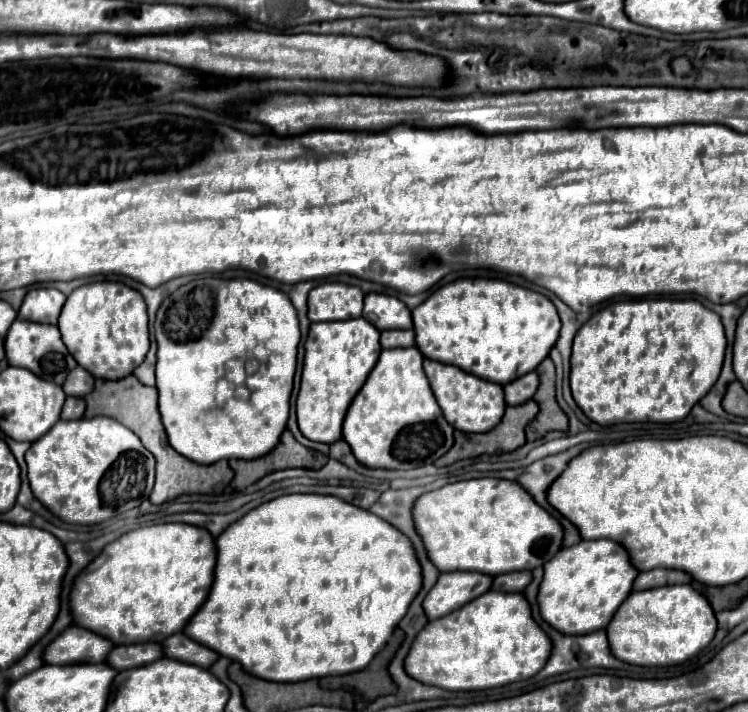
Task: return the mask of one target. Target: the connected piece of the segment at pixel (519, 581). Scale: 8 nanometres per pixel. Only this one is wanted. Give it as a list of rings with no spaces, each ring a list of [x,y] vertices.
[[[510,572],[494,578],[492,590],[504,590],[504,592],[522,592],[528,582],[532,580],[530,572]]]

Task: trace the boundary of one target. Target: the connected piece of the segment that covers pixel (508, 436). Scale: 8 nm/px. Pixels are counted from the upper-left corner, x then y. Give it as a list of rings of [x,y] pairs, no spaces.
[[[528,400],[526,404],[520,404],[520,406],[506,406],[506,414],[494,430],[486,434],[456,432],[454,446],[450,448],[450,452],[446,452],[446,456],[436,460],[436,466],[448,466],[462,458],[494,454],[498,450],[512,452],[520,448],[526,442],[524,428],[536,414],[538,414],[538,404],[534,400]]]

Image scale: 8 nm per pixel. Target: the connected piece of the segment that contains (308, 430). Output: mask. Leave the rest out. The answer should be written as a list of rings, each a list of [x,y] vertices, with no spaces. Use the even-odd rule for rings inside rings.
[[[364,318],[344,322],[318,322],[310,326],[304,344],[306,358],[296,402],[298,426],[308,440],[332,444],[334,440],[342,438],[342,422],[346,410],[358,390],[364,386],[382,352],[378,338],[380,332]]]

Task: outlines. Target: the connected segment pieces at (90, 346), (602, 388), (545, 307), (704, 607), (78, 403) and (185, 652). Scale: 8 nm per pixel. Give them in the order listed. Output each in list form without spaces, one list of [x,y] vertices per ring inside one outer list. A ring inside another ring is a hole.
[[[96,282],[96,284],[86,284],[76,288],[60,314],[58,328],[62,332],[62,340],[66,348],[70,348],[70,354],[82,368],[86,368],[94,378],[104,378],[104,380],[120,380],[122,376],[130,376],[134,368],[138,368],[146,352],[150,348],[148,340],[148,314],[146,314],[146,304],[140,292],[128,288],[126,284],[120,282]]]
[[[624,300],[598,310],[574,336],[570,388],[582,412],[598,424],[678,422],[716,384],[726,354],[720,316],[698,300]]]
[[[460,278],[432,292],[412,310],[416,346],[432,360],[454,364],[478,378],[508,384],[548,356],[558,340],[556,306],[542,294],[498,278]]]
[[[690,584],[660,586],[632,592],[618,608],[608,628],[610,650],[618,660],[636,666],[674,666],[704,650],[716,634],[716,616],[708,600]]]
[[[66,398],[64,408],[62,408],[62,420],[74,420],[74,418],[82,418],[86,410],[86,404],[82,398]]]
[[[182,632],[168,636],[162,642],[162,648],[166,648],[166,656],[170,656],[172,660],[182,660],[186,664],[194,664],[200,668],[210,668],[210,664],[214,664],[214,660],[218,658],[216,652],[212,652],[210,648],[190,640]]]

